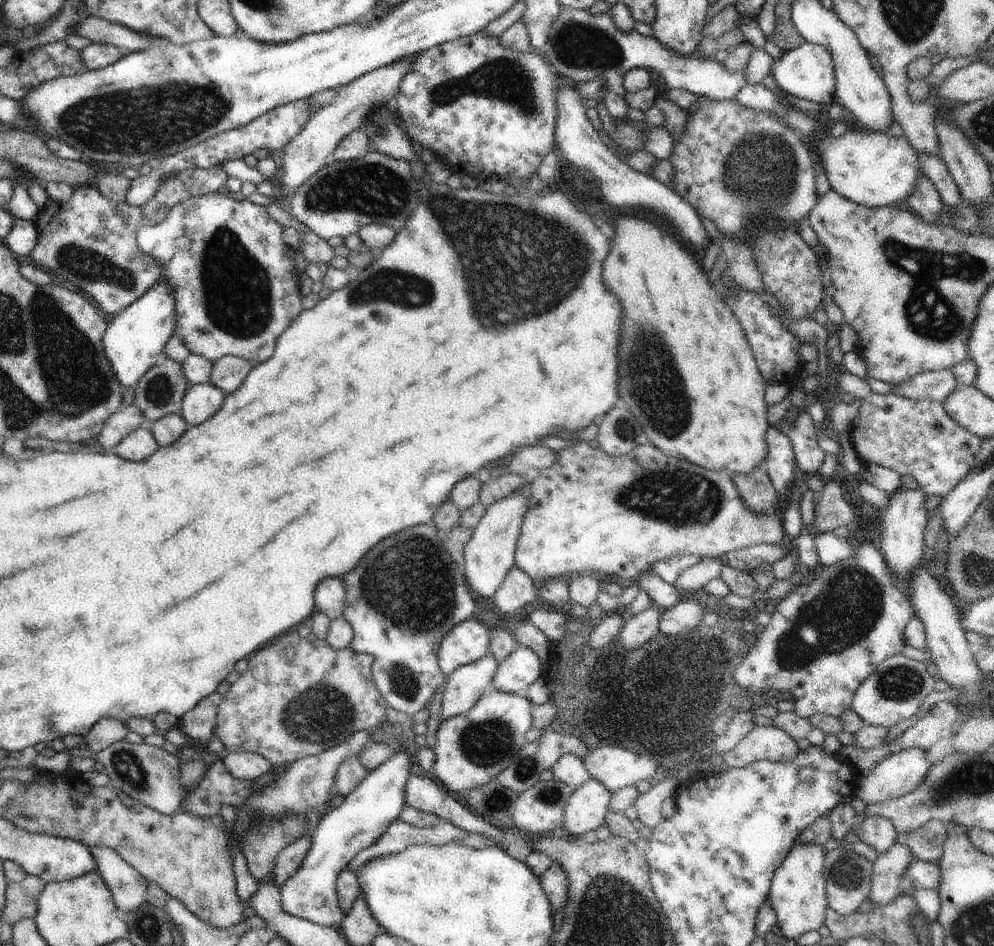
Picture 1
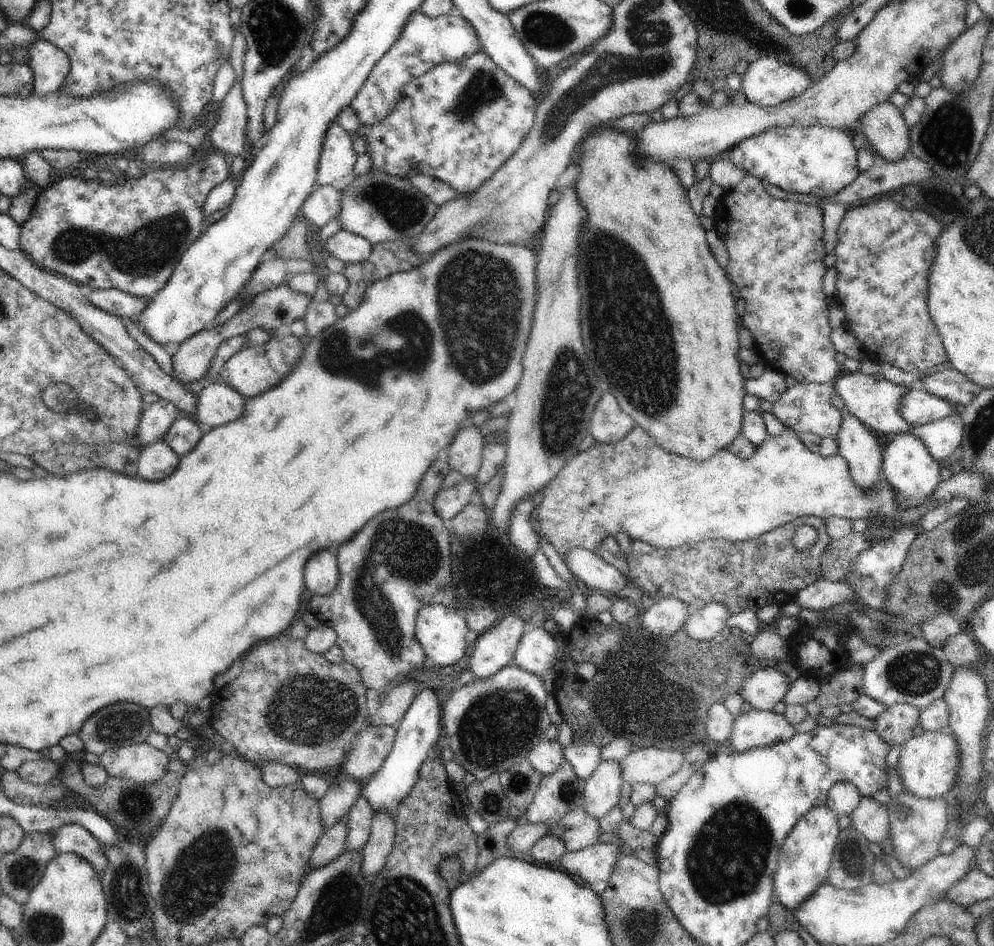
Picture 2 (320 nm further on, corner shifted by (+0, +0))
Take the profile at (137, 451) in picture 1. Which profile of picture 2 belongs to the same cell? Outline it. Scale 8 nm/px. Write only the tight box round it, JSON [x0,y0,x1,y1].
[137,439,180,482]

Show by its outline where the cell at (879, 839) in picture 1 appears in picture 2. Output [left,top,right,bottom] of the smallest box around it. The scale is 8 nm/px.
[851,797,889,844]

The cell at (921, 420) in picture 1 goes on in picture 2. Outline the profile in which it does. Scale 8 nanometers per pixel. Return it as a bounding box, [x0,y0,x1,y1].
[907,413,964,462]

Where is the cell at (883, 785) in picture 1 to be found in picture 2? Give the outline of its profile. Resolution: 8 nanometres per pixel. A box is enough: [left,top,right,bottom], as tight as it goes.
[896,731,960,798]

